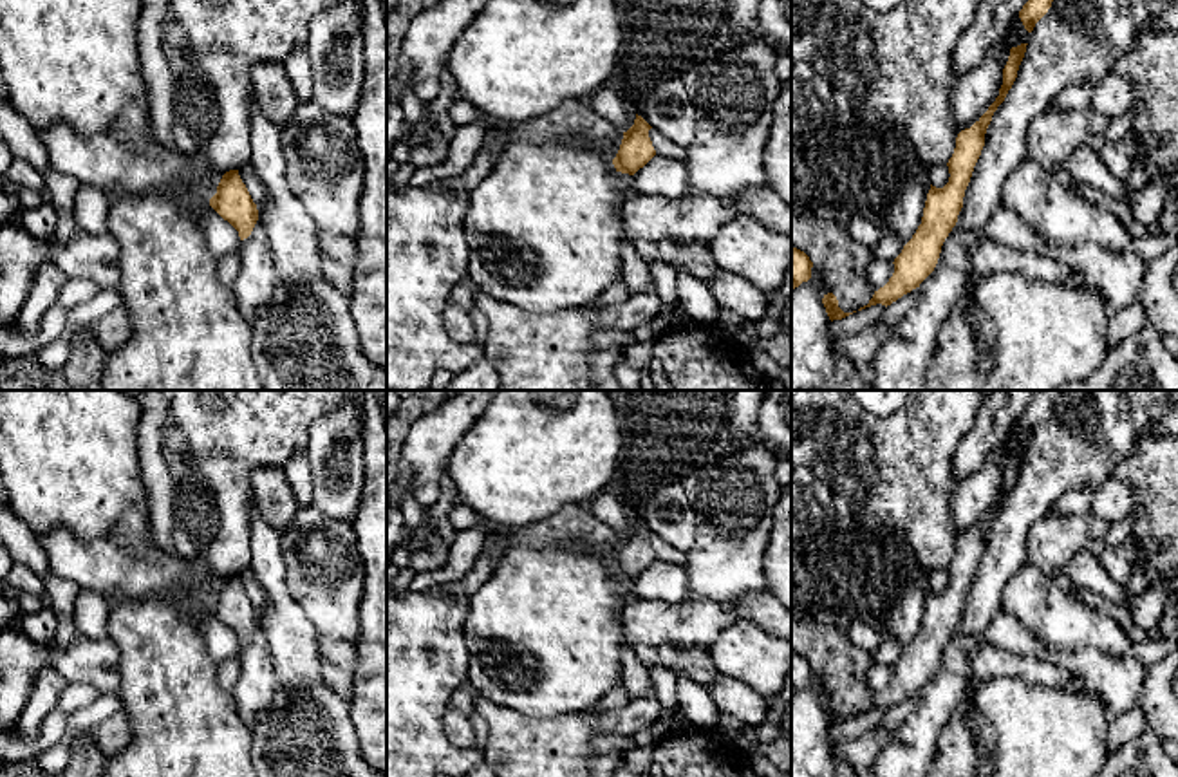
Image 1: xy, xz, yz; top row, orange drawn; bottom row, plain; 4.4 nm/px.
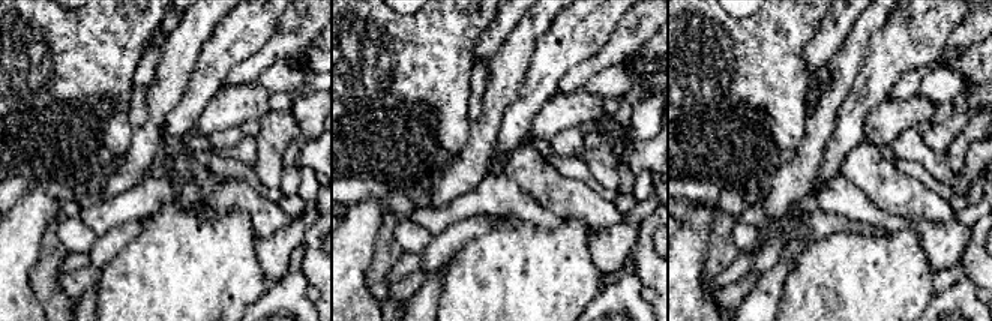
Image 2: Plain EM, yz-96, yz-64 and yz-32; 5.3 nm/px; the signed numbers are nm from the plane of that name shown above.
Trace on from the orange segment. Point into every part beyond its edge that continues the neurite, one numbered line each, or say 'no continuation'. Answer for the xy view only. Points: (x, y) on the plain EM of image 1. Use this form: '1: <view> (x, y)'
no continuation

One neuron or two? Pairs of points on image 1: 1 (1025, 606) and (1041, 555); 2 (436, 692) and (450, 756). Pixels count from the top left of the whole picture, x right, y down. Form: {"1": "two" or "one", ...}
{"1": "two", "2": "one"}

